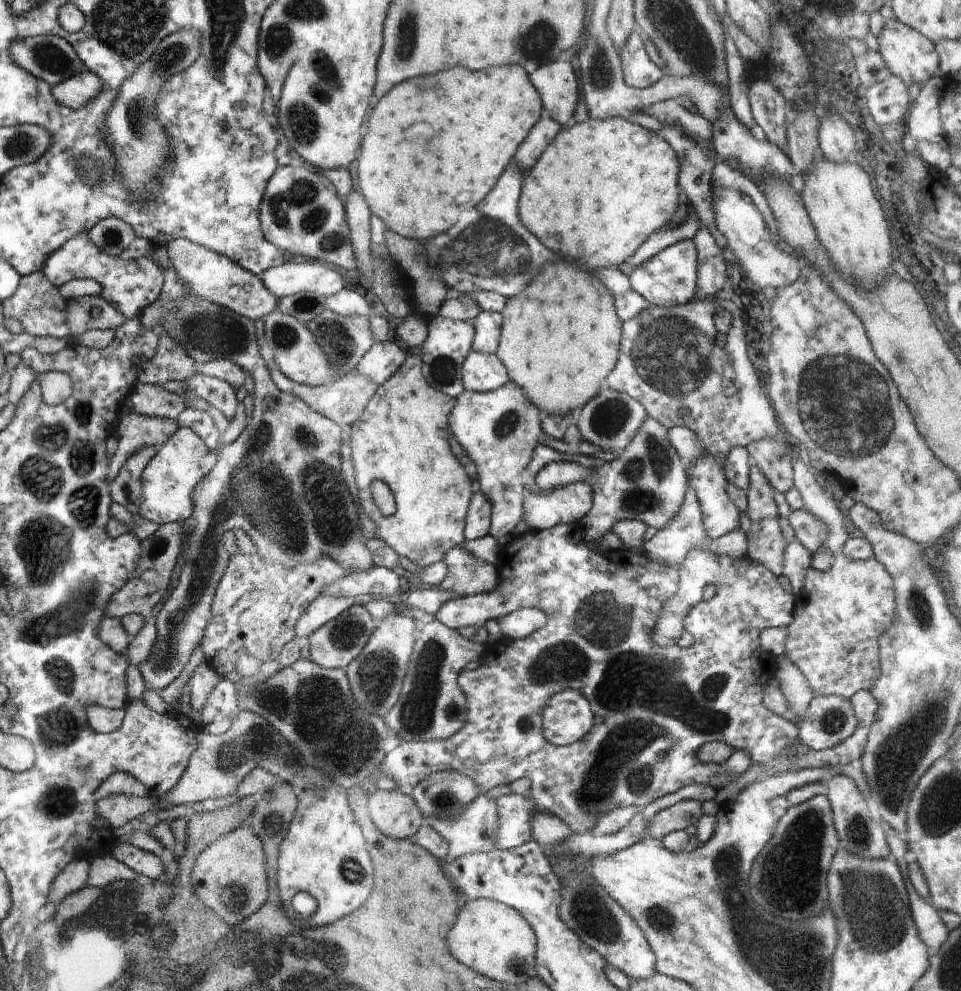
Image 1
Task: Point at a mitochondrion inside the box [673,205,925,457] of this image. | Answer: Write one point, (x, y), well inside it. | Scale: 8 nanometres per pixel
(901, 352)

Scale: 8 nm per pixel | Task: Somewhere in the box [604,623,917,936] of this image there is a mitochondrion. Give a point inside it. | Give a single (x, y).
(791, 872)

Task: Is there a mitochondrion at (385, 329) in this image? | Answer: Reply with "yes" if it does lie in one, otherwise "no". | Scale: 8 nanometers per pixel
no

